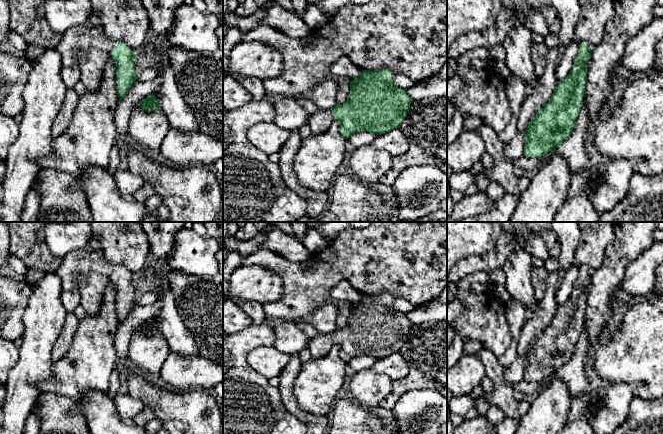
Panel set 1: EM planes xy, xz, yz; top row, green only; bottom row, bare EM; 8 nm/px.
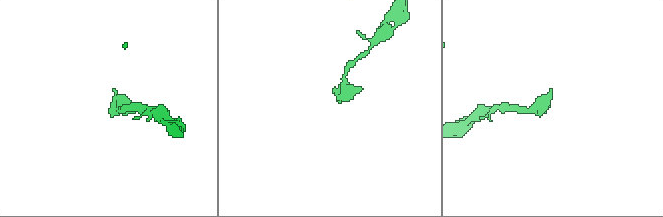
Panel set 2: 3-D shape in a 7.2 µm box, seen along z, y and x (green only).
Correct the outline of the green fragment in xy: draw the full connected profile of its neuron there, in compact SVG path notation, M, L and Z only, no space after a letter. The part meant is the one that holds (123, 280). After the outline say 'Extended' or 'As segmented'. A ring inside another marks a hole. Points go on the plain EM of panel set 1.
M86 245L71 251L61 258L55 273L61 279L63 291L78 289L80 305L87 315L96 315L100 310L109 283L116 287L119 325L136 305L135 276L125 267L109 262L101 250L93 250Z. Extended

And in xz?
M389 293L378 295L362 294L361 299L350 306L350 318L344 328L336 328L332 333L320 334L309 341L311 358L322 358L336 345L340 349L340 358L345 363L351 359L368 355L376 359L399 352L406 341L412 323L406 314L394 308Z. Extended

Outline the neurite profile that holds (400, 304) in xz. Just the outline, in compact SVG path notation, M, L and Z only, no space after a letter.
M396 298L393 304L396 310L401 311L405 314L417 309L417 306L414 306L413 304L411 304L410 302L403 298Z

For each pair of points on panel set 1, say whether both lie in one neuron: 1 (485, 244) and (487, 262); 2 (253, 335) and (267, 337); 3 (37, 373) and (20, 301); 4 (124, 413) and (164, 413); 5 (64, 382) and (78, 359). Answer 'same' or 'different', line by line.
1: different
2: same
3: different
4: different
5: same

